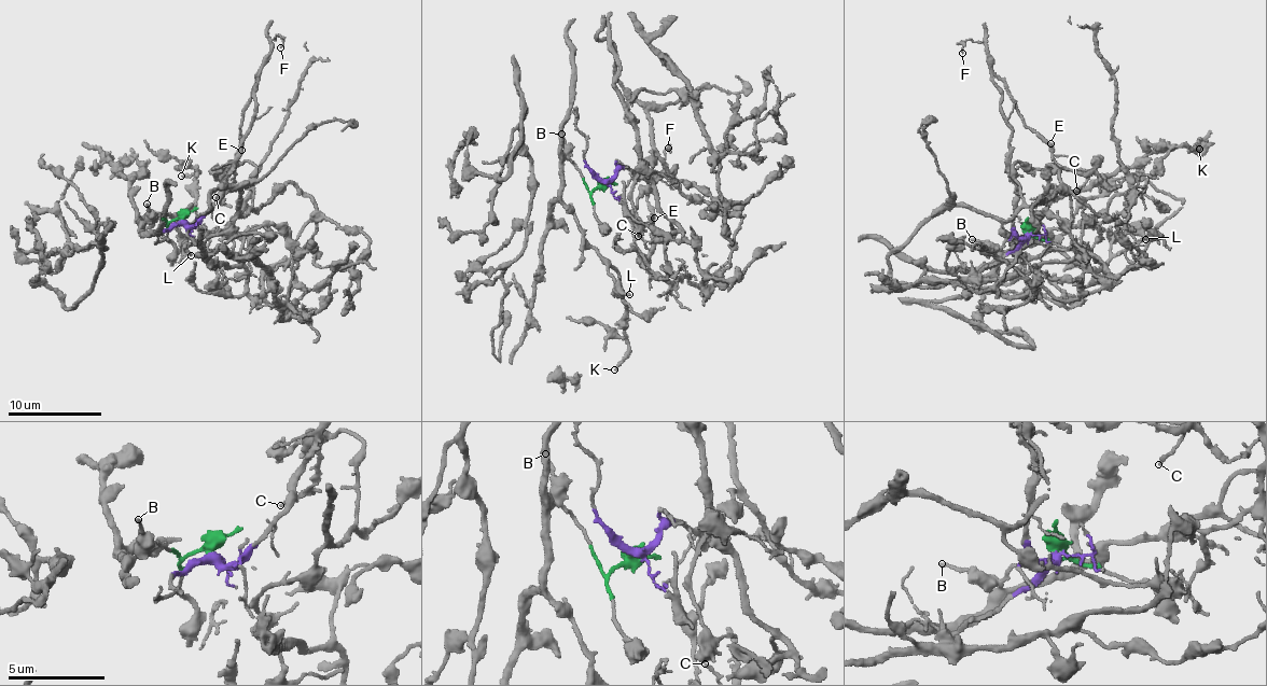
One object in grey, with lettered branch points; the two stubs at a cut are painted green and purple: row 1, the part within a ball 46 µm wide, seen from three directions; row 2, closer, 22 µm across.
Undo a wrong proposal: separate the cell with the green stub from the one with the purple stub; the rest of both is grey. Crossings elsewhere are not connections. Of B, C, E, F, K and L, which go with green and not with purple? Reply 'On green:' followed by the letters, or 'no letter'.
On green: B, K, L

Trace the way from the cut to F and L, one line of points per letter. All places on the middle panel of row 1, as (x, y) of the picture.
F: (602, 182), (624, 167), (637, 177), (643, 171), (653, 182), (663, 170), (669, 148)
L: (602, 182), (592, 191), (571, 162), (561, 163), (560, 199), (604, 265), (613, 284), (629, 295)

